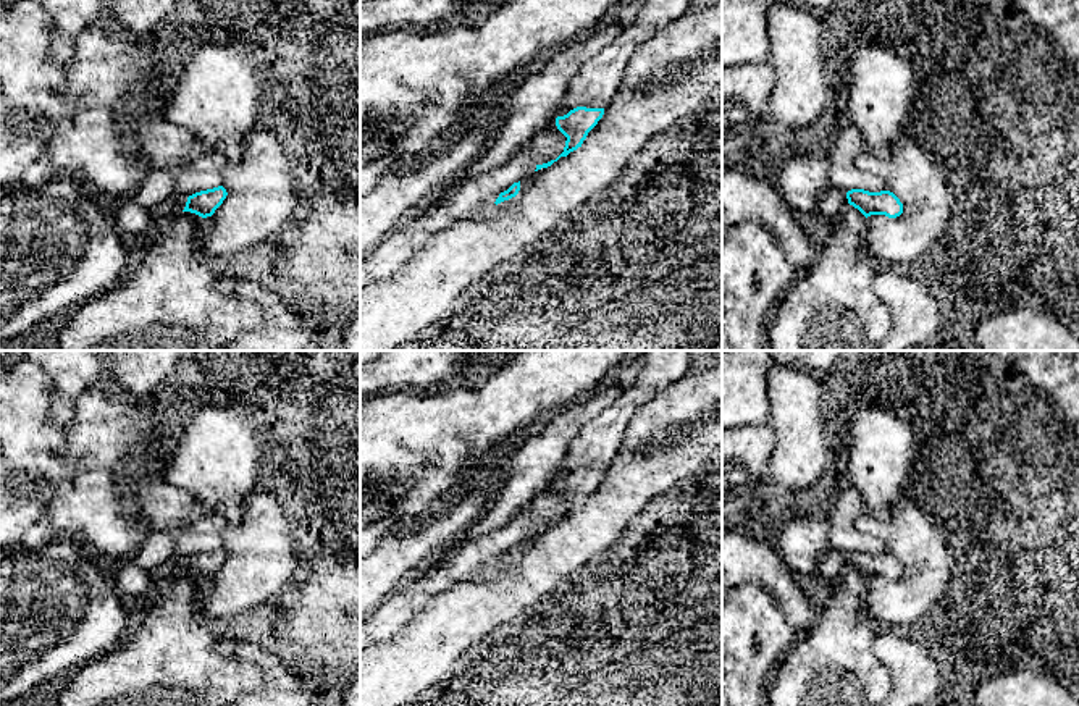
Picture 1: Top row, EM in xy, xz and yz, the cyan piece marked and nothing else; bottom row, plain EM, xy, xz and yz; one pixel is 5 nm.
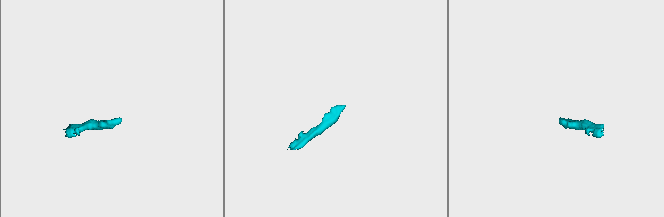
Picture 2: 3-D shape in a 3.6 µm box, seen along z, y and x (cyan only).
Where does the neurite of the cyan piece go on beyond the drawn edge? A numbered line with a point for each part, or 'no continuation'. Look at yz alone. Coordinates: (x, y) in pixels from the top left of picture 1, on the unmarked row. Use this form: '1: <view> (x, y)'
1: yz (832, 567)

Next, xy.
1: xy (175, 566)

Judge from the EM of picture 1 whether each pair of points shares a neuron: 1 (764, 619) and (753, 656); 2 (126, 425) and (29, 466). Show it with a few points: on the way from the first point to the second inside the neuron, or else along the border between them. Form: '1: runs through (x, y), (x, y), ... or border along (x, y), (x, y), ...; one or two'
1: runs through (755, 629), (750, 634), (750, 647); one
2: border along (65, 428), (65, 446), (71, 469), (57, 487); two

